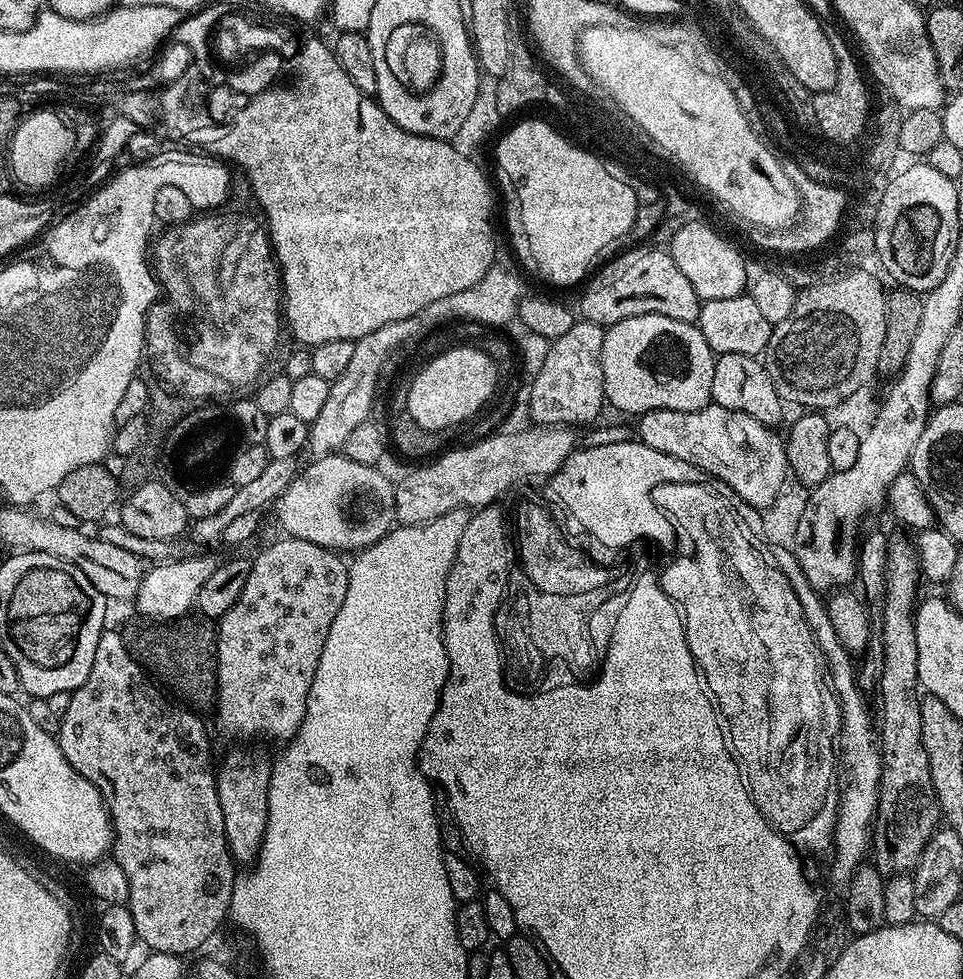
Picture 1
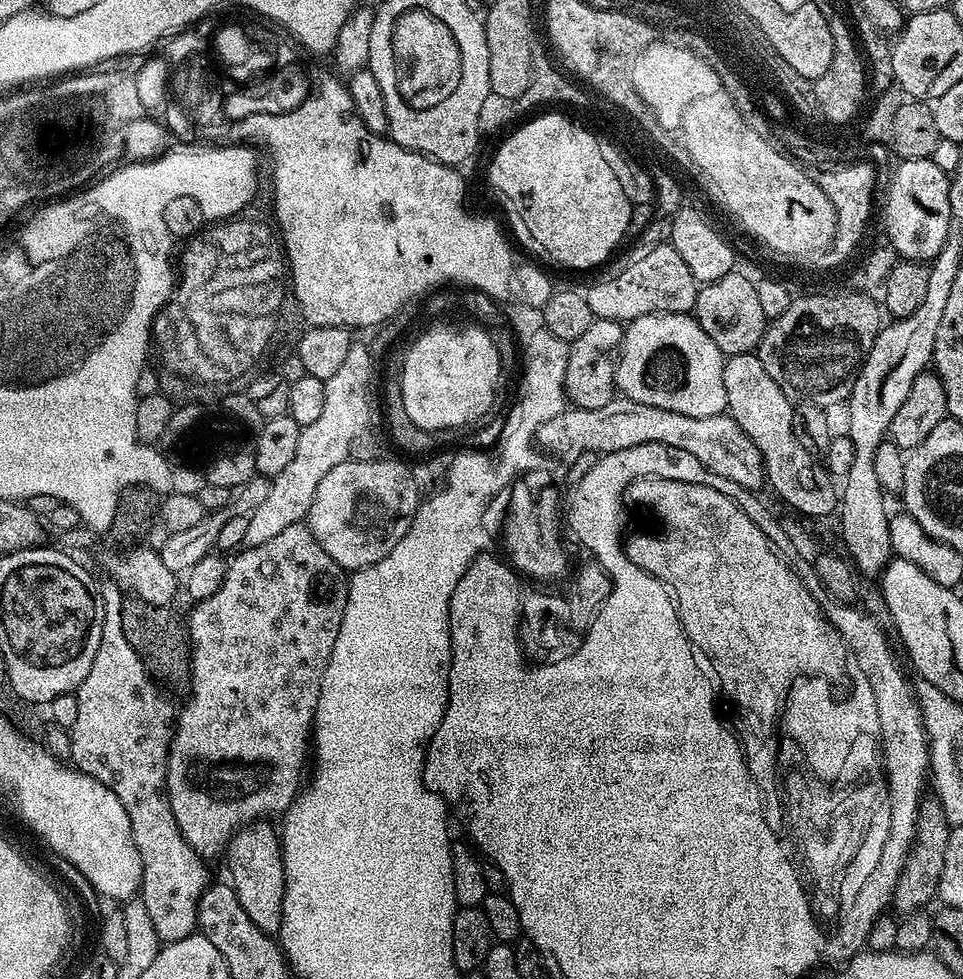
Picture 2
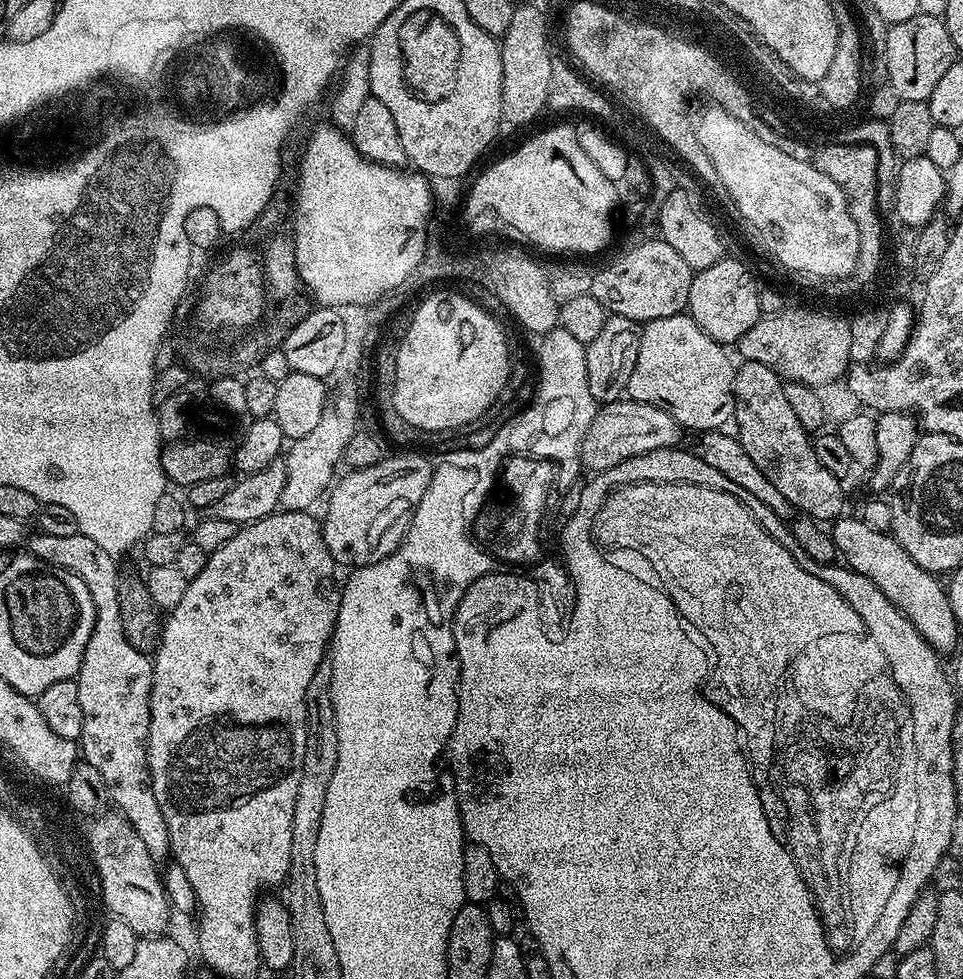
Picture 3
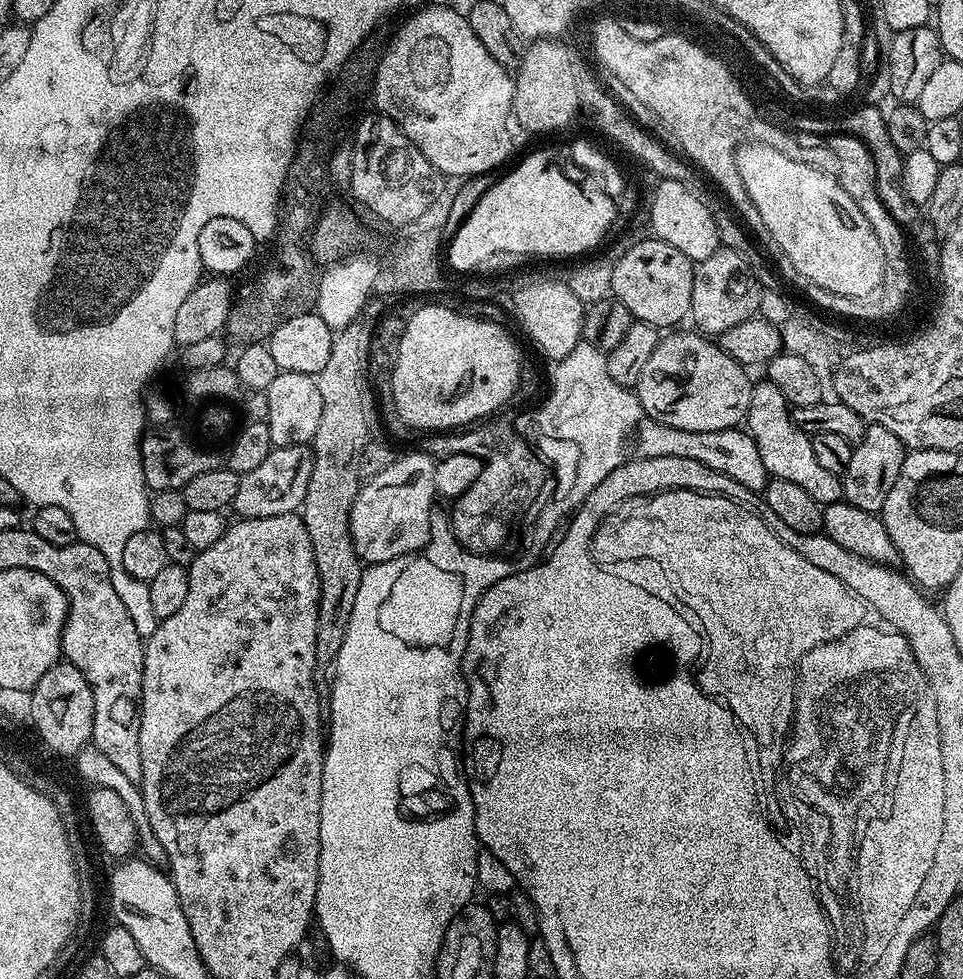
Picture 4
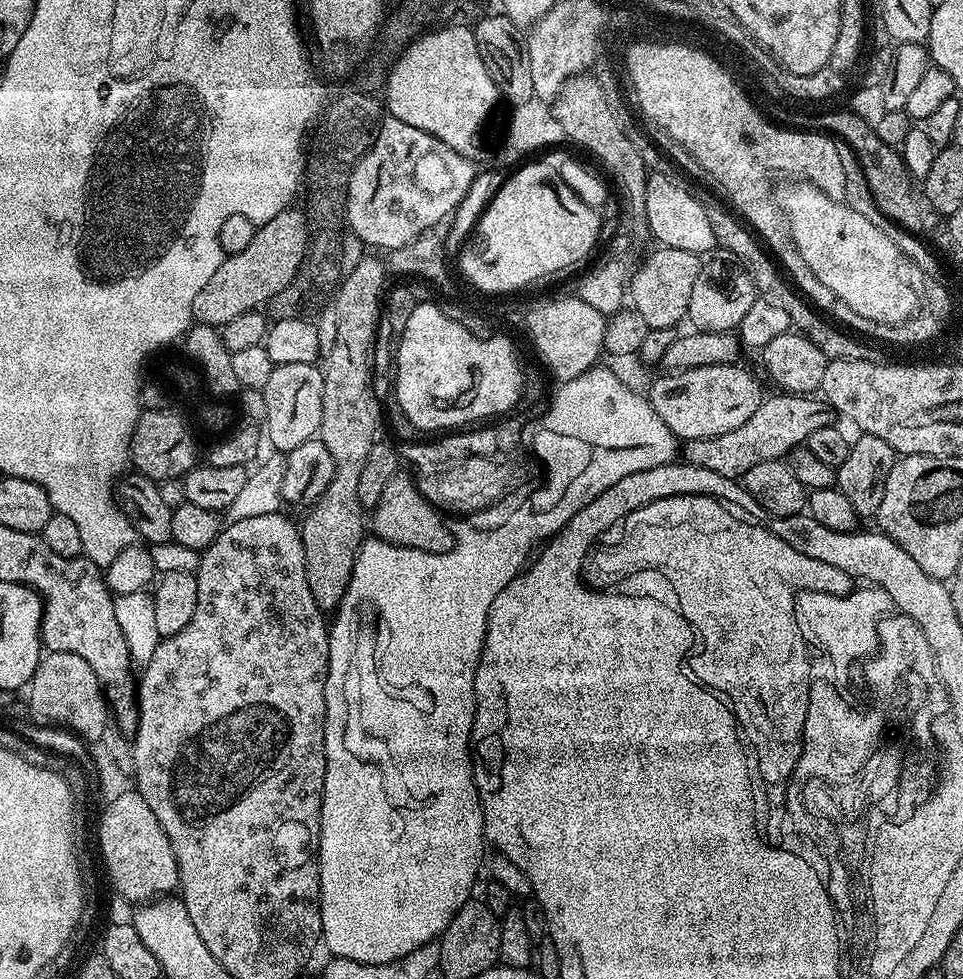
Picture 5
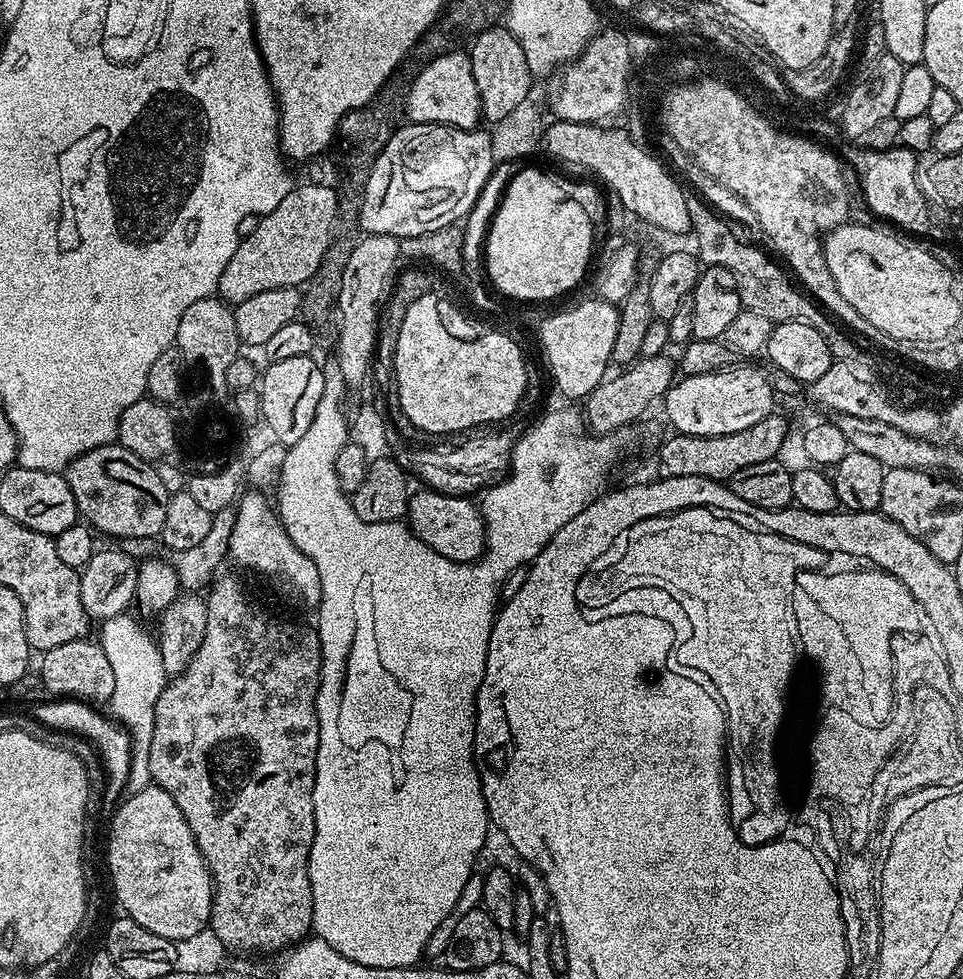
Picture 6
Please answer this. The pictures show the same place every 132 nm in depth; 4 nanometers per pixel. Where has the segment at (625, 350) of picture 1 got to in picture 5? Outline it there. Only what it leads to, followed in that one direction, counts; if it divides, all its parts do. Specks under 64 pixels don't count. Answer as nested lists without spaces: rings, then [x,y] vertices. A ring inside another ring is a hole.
[[[739,363],[719,364],[660,374],[664,376],[658,377],[653,382],[652,389],[647,389],[646,395],[654,406],[658,418],[662,418],[662,422],[666,422],[666,426],[670,426],[670,430],[681,441],[701,440],[718,434],[726,434],[734,430],[734,426],[742,426],[742,422],[746,422],[746,418],[750,418],[750,414],[758,410],[762,399],[759,382],[746,369],[740,367]]]

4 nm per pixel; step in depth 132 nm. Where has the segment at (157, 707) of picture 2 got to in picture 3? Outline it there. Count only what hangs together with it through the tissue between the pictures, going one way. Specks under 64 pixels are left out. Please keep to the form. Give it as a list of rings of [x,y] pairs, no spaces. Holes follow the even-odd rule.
[[[39,531],[31,540],[32,537],[27,541],[27,551],[47,564],[78,574],[78,578],[86,582],[90,598],[94,598],[94,630],[90,634],[90,642],[86,642],[86,654],[82,654],[80,672],[74,677],[82,705],[82,734],[78,743],[83,763],[94,766],[94,770],[102,774],[109,801],[113,805],[117,804],[119,815],[127,818],[130,826],[134,826],[134,834],[142,838],[153,860],[167,861],[172,847],[166,830],[166,818],[162,818],[158,798],[154,798],[152,782],[148,778],[153,661],[145,653],[130,646],[120,625],[118,580],[122,572],[116,569],[117,557],[106,554],[106,550],[98,546],[94,538],[81,531],[69,534],[67,538]]]

